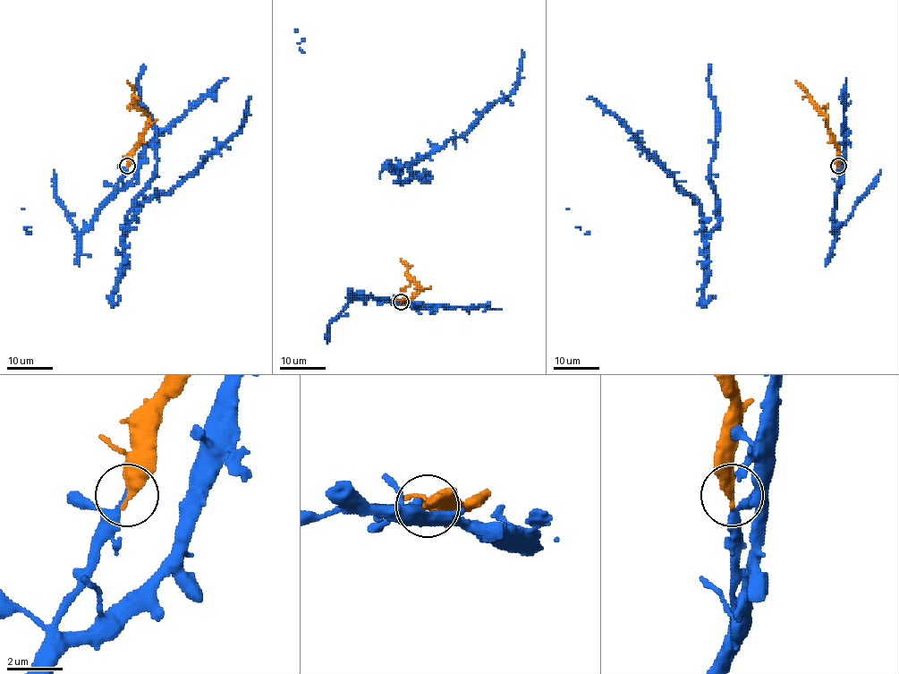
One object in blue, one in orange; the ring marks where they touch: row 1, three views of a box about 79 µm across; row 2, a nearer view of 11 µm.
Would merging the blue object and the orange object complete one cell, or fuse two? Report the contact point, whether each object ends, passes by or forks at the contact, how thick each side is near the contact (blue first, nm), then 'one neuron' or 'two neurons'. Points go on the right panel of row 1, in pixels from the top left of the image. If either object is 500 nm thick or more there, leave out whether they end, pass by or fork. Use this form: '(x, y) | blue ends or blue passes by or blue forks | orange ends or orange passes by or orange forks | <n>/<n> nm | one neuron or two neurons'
(838, 166) | blue passes by | orange ends | 150/440 nm | one neuron

